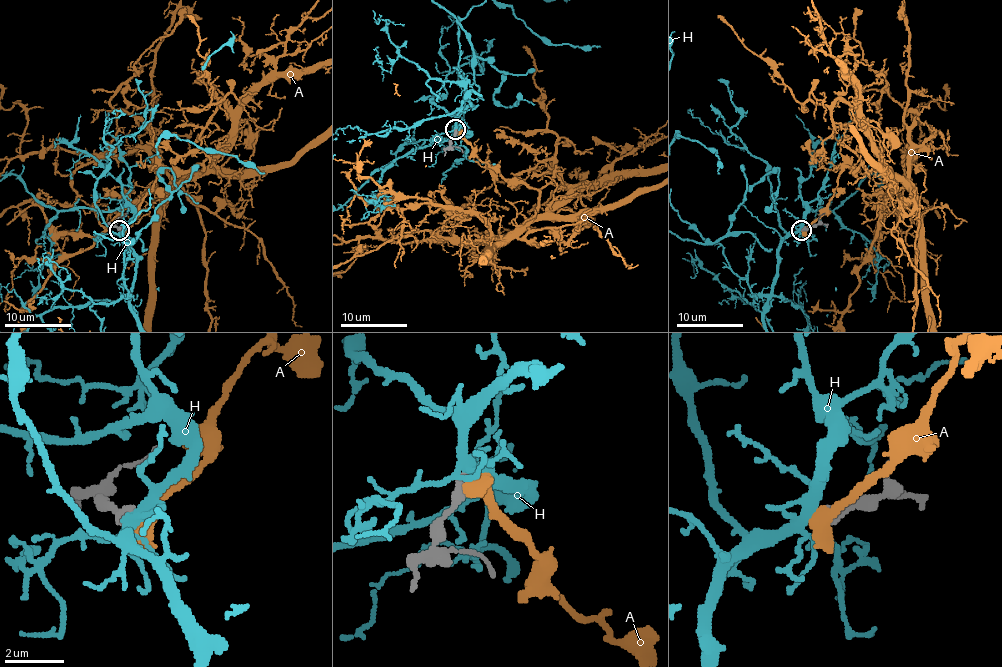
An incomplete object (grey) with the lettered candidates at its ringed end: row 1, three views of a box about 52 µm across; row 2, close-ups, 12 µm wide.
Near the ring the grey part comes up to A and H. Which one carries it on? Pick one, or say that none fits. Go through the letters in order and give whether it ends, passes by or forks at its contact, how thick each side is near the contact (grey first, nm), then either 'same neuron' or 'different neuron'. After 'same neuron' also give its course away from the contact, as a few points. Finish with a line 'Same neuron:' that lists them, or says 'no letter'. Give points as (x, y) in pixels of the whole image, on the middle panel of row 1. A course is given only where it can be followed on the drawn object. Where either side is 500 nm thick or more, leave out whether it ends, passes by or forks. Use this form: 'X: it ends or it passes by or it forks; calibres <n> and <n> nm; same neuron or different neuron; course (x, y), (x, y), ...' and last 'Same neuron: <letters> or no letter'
A: it forks; calibres 480 and 400 nm; different neuron
H: it forks; calibres 480 and 320 nm; different neuron
Same neuron: no letter

